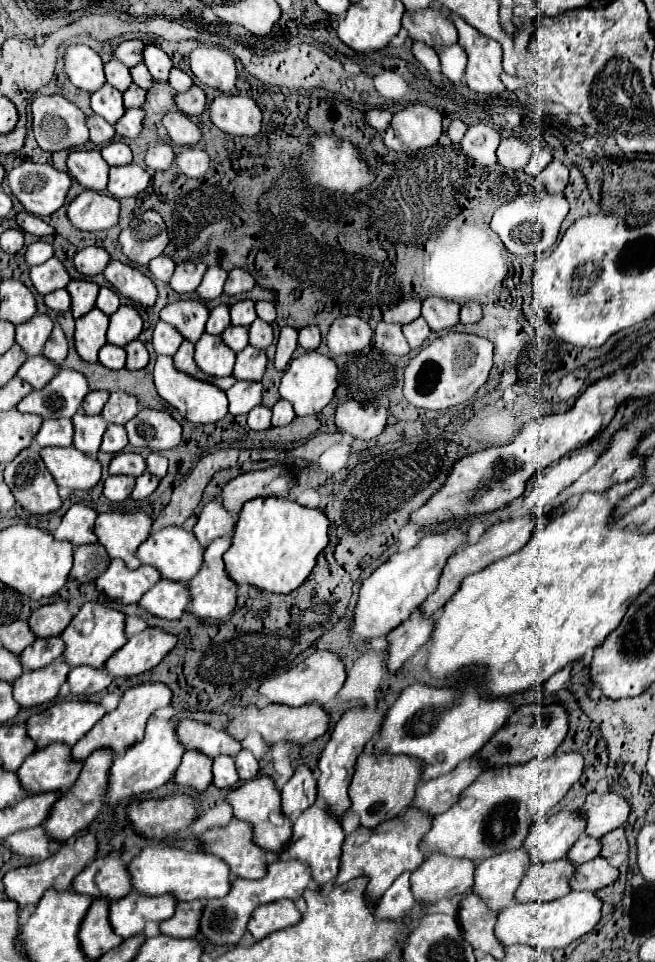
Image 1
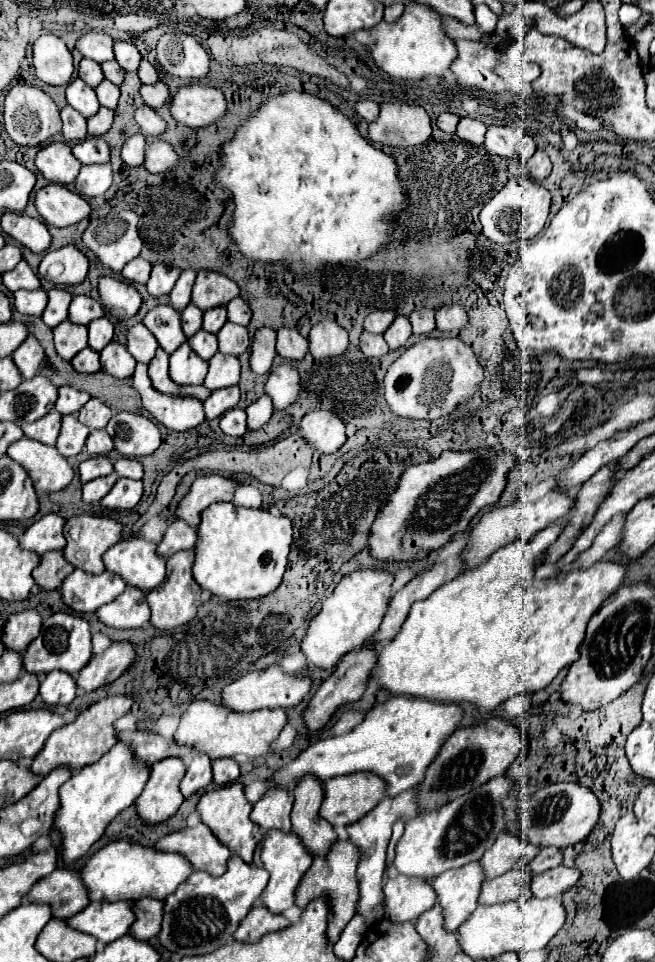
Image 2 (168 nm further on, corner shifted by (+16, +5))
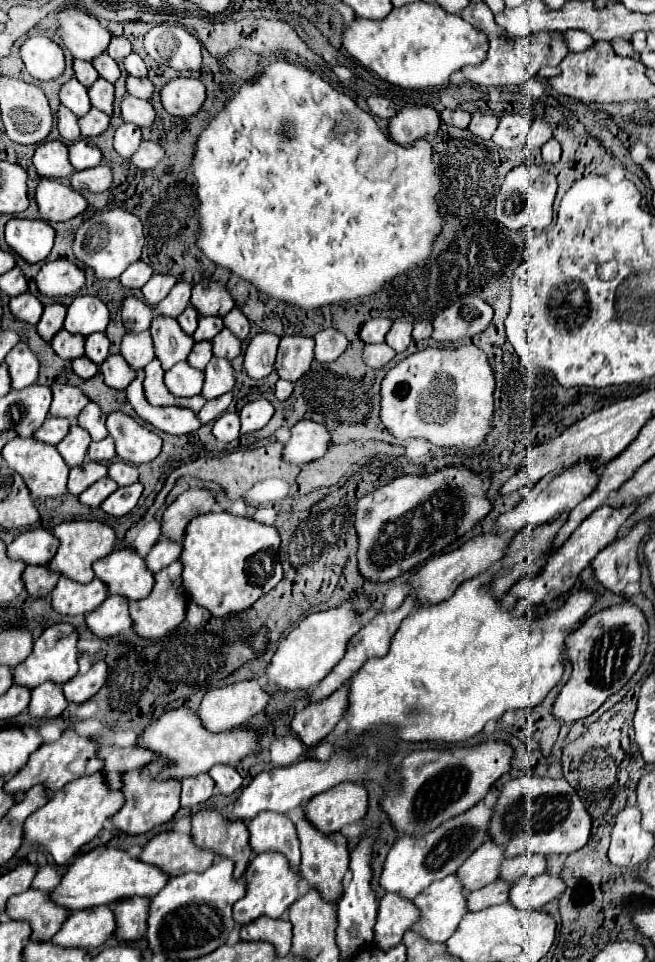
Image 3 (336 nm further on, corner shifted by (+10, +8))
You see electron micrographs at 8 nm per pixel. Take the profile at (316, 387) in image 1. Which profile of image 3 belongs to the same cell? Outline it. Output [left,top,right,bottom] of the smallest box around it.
[276,379,294,401]

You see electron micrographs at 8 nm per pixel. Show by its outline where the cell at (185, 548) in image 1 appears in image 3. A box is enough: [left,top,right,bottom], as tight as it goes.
[94,547,154,601]

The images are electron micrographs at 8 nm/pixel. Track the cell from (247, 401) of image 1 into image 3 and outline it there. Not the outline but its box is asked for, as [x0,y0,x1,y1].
[198,393,232,423]

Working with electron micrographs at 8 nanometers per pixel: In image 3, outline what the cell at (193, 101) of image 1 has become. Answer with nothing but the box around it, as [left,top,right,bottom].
[126,77,154,99]

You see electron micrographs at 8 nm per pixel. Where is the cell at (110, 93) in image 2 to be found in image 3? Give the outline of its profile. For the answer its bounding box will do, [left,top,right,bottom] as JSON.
[88,79,114,115]

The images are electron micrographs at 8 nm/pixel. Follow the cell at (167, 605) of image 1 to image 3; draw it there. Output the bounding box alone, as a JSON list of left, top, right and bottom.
[86,597,134,639]

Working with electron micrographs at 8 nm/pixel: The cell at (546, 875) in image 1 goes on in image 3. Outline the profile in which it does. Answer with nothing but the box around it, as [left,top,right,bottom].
[468,879,512,911]

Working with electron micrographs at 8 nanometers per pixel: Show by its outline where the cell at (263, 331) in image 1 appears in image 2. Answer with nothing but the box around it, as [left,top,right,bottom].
[216,322,250,356]

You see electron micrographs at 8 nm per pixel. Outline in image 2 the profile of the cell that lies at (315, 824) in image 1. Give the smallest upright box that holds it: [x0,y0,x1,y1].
[260,832,312,914]

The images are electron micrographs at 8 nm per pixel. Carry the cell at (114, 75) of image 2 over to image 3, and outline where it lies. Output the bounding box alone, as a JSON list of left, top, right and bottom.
[92,53,120,83]

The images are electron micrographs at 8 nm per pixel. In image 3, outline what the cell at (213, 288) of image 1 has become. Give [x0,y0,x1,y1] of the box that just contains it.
[156,281,192,317]

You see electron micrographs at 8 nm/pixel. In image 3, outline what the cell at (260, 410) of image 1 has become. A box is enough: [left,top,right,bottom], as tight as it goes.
[212,411,240,443]

